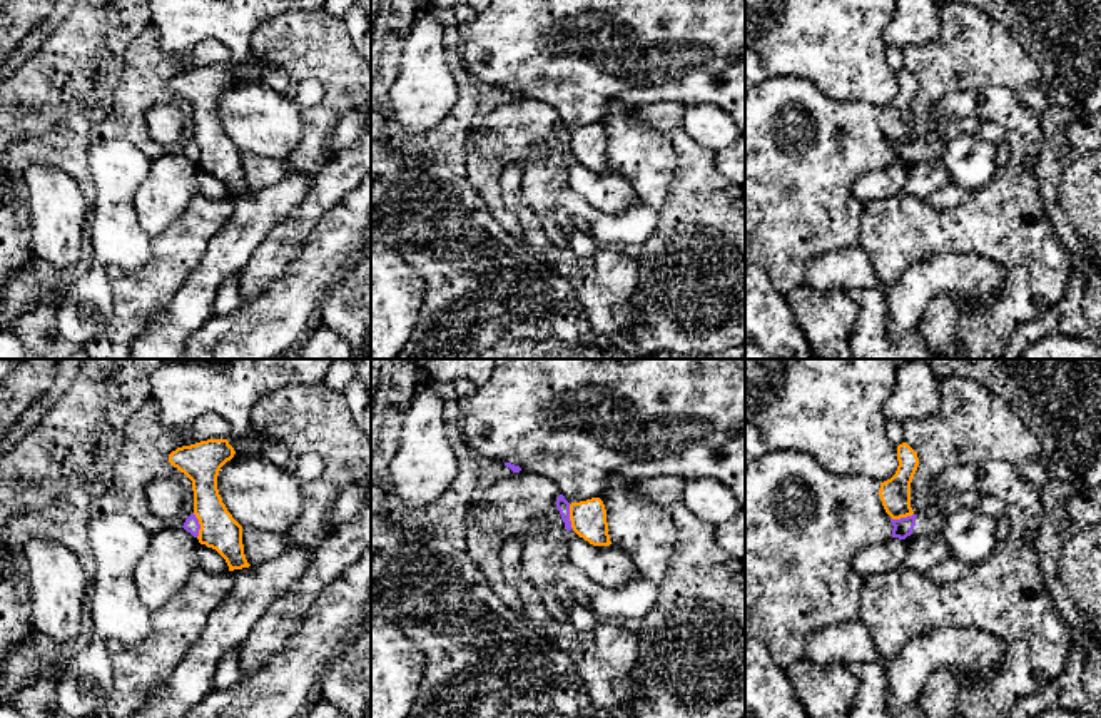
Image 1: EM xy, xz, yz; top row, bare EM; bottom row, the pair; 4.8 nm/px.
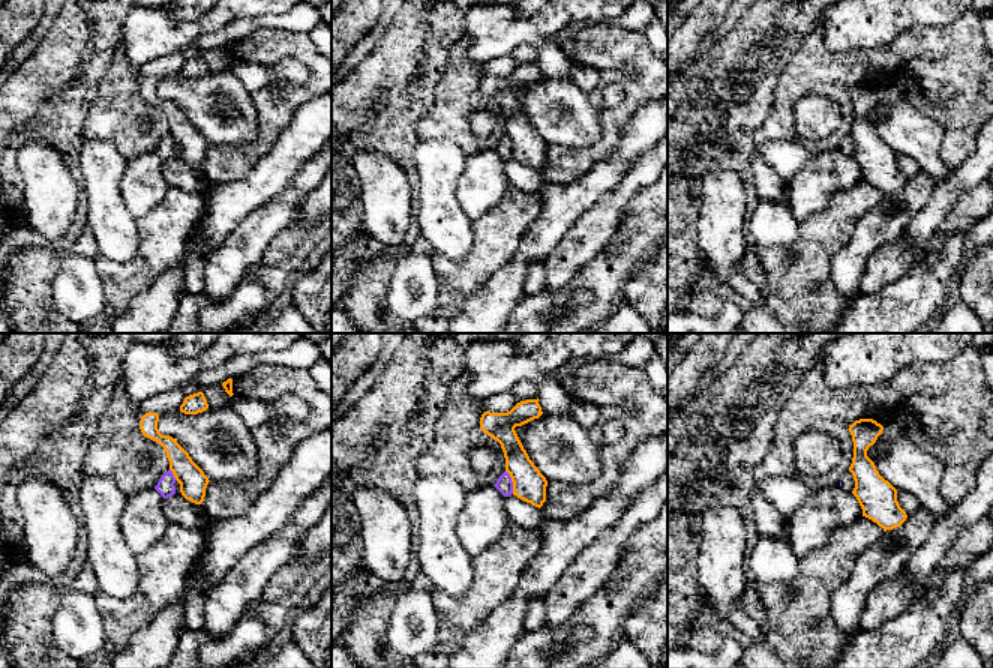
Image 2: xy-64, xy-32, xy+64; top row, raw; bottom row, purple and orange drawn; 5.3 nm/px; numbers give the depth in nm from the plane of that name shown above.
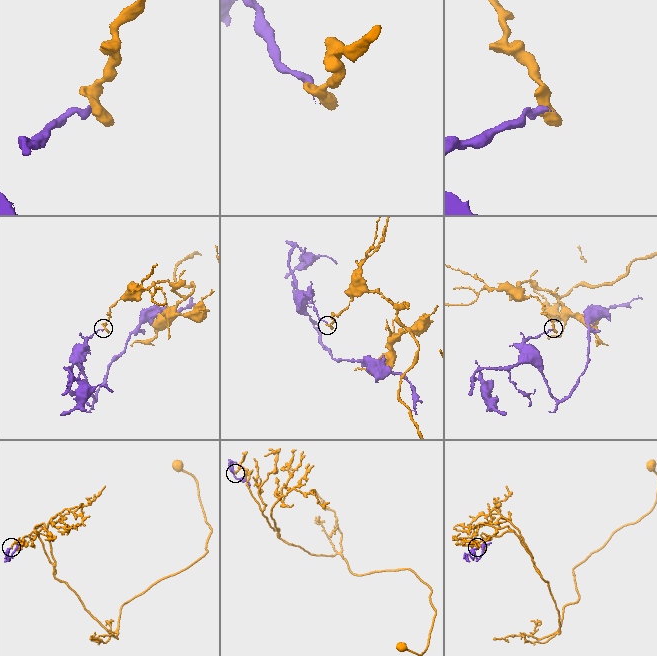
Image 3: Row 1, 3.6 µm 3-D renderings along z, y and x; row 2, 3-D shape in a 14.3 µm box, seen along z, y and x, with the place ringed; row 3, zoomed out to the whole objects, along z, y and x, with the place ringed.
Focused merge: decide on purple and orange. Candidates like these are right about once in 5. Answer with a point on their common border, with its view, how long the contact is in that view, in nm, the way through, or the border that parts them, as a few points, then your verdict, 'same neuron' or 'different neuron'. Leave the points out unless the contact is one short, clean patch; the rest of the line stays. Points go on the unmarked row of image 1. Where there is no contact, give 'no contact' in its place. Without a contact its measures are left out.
contact xy (199, 151); length 120 nm; different neuron

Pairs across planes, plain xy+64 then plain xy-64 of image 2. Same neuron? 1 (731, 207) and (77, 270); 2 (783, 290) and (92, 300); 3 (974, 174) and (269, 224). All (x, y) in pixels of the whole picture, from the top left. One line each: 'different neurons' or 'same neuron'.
1: different neurons
2: different neurons
3: same neuron

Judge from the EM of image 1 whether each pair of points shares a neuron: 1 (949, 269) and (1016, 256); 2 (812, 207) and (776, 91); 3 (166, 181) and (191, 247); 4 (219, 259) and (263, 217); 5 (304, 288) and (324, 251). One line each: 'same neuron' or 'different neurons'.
1: different neurons
2: same neuron
3: different neurons
4: same neuron
5: same neuron

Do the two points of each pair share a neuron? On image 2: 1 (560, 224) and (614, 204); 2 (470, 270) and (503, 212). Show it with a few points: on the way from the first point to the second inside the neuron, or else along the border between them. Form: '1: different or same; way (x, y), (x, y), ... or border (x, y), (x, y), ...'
1: different; border (608, 194), (591, 206), (558, 243)
2: same; way (485, 255), (494, 246), (501, 227)

